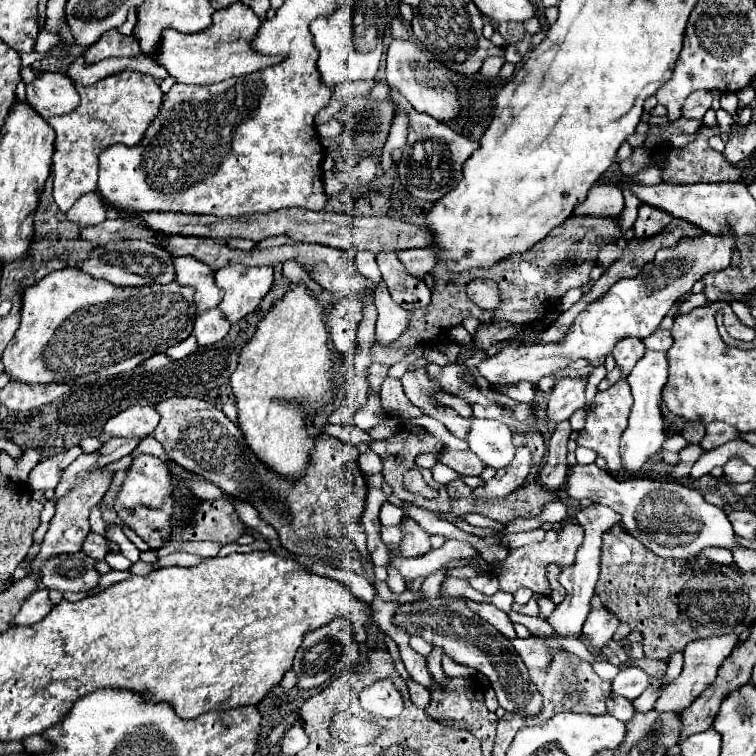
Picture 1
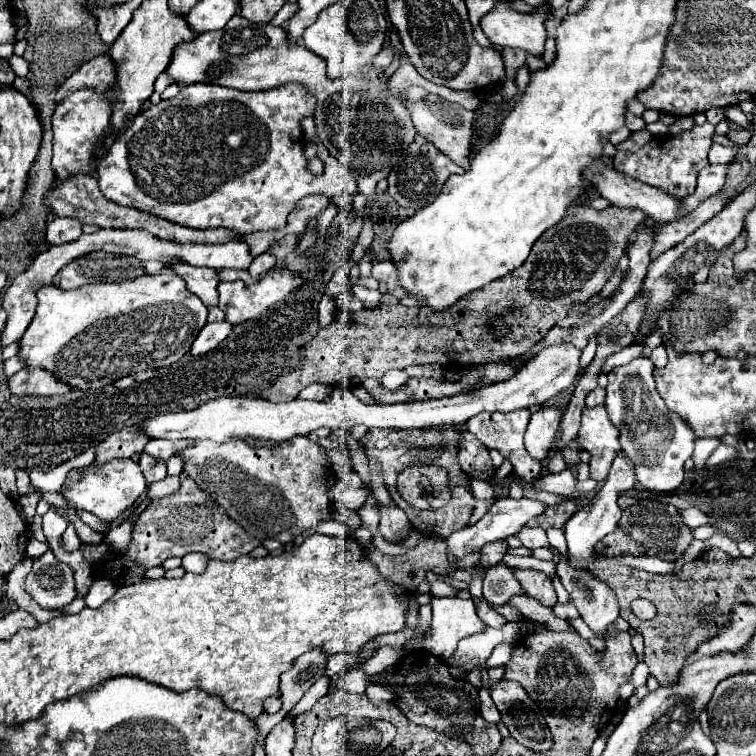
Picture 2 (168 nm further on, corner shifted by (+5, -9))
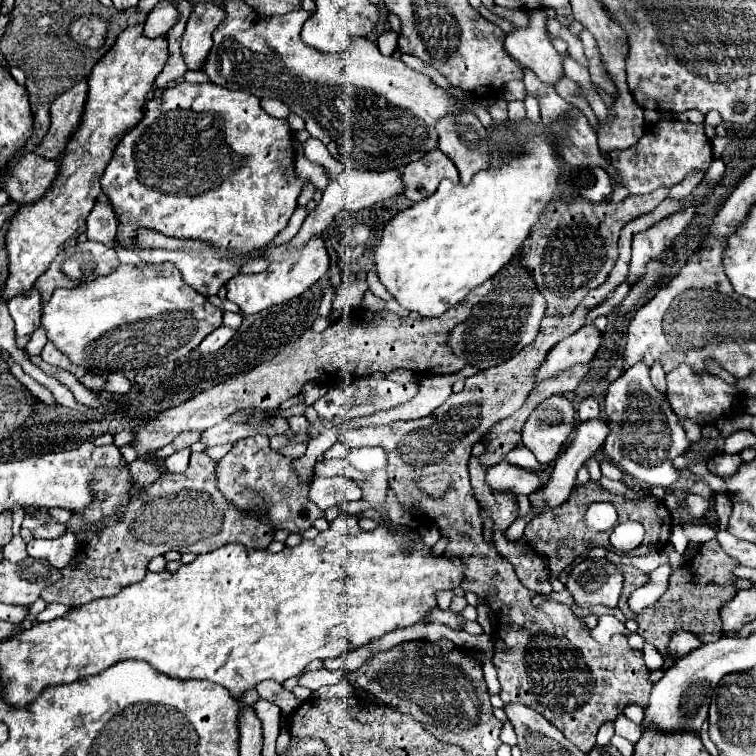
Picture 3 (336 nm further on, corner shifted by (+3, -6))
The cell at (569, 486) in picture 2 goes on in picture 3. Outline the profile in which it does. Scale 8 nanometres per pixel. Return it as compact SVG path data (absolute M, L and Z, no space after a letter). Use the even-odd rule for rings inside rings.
M498 462L492 468L488 468L486 484L498 492L528 496L540 488L542 480L536 472L530 472L526 468L520 468L520 466L508 464L508 462Z

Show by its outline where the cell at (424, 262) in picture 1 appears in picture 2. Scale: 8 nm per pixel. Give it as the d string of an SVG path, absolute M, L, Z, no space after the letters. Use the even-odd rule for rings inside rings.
M382 261L382 263L376 263L372 267L372 277L376 277L378 281L386 281L388 283L388 289L392 295L396 295L398 299L406 297L408 291L400 285L398 281L398 267L394 261Z

